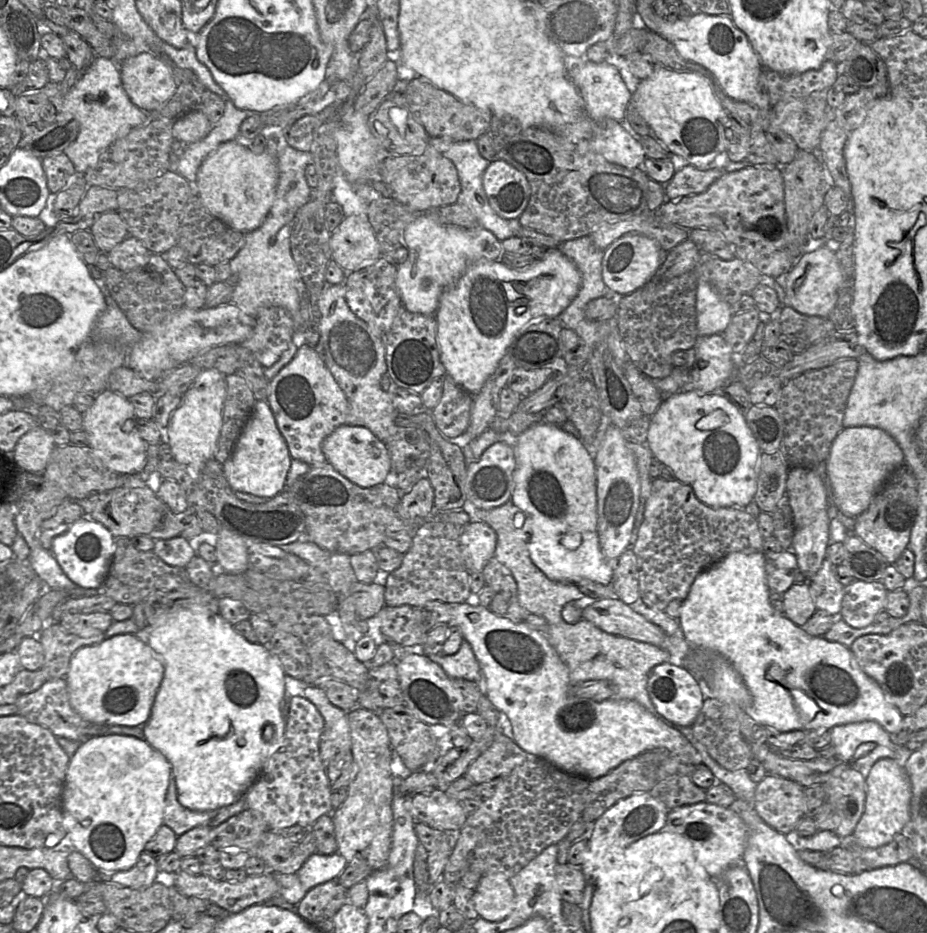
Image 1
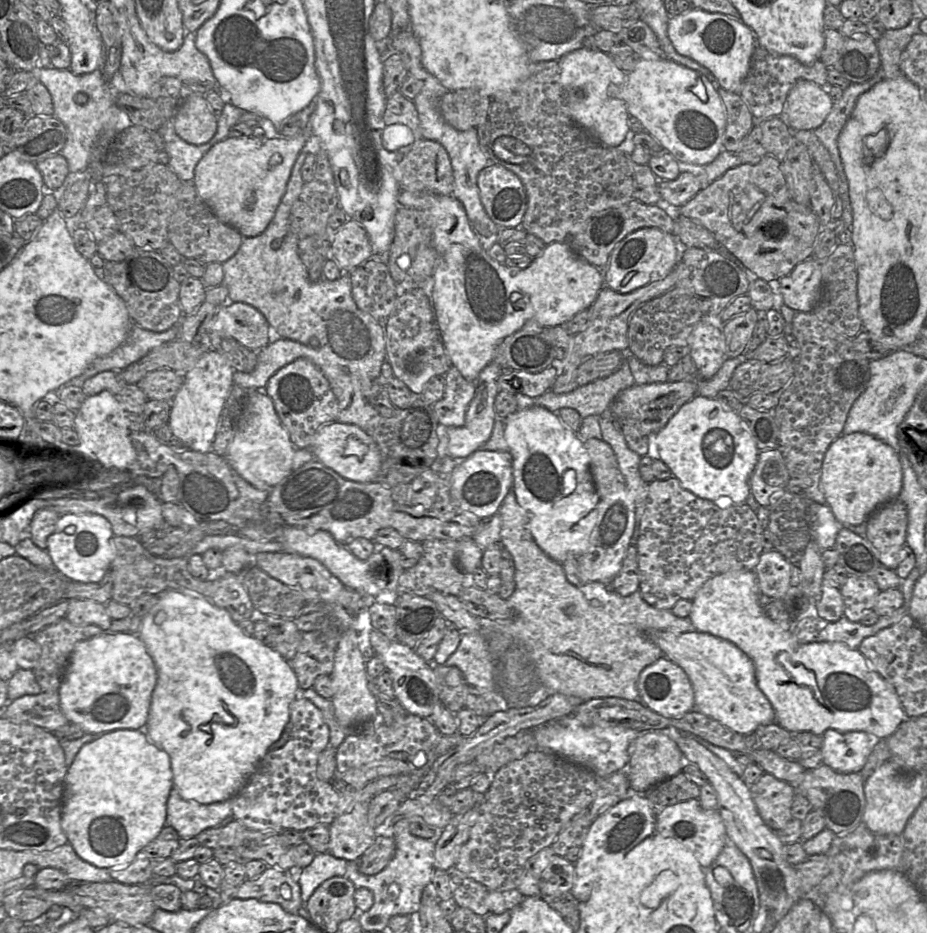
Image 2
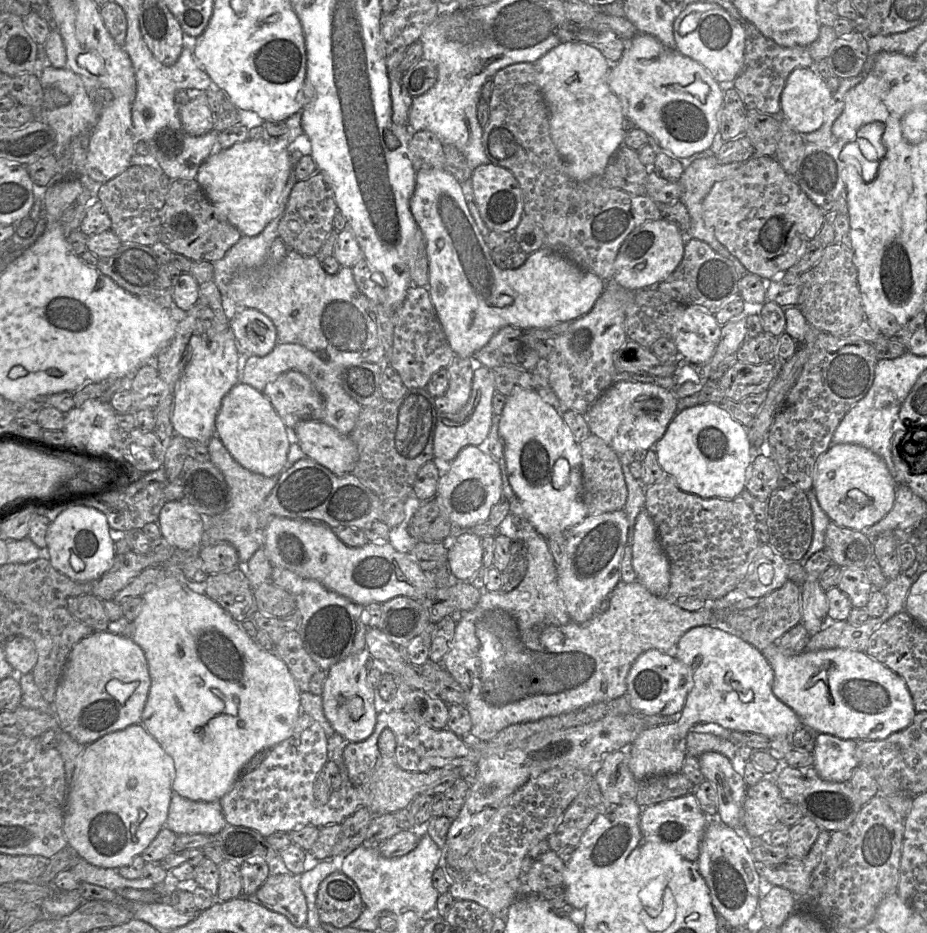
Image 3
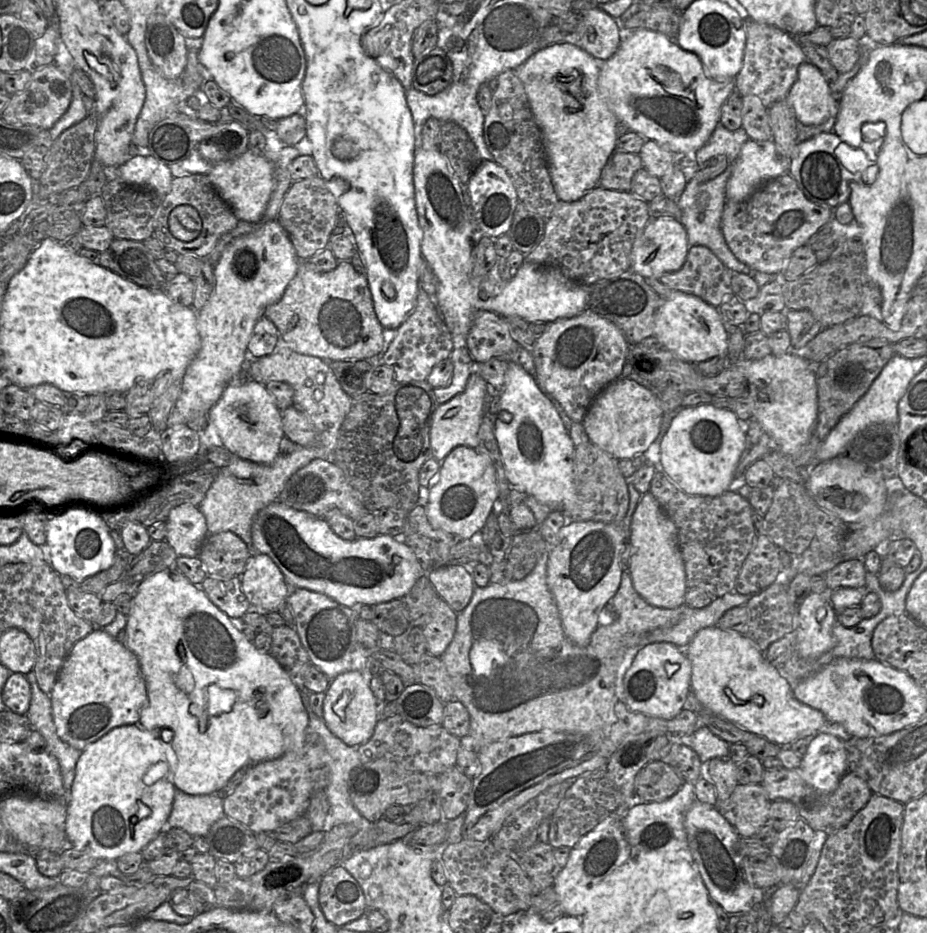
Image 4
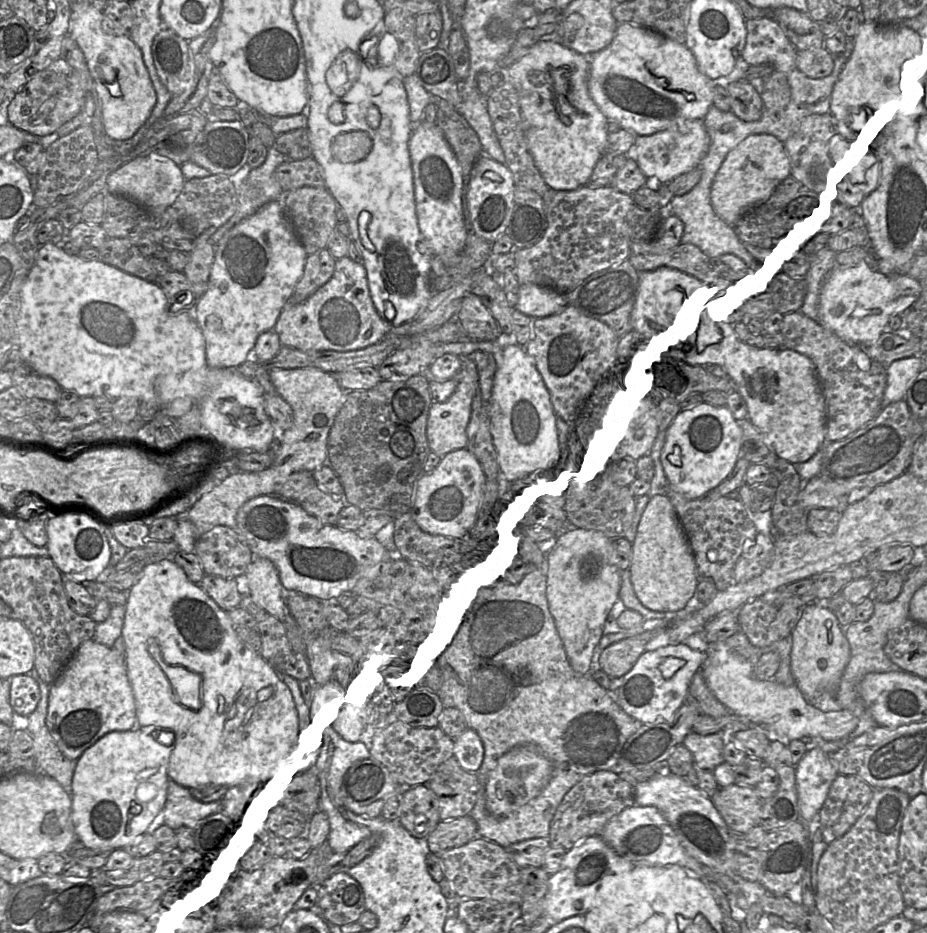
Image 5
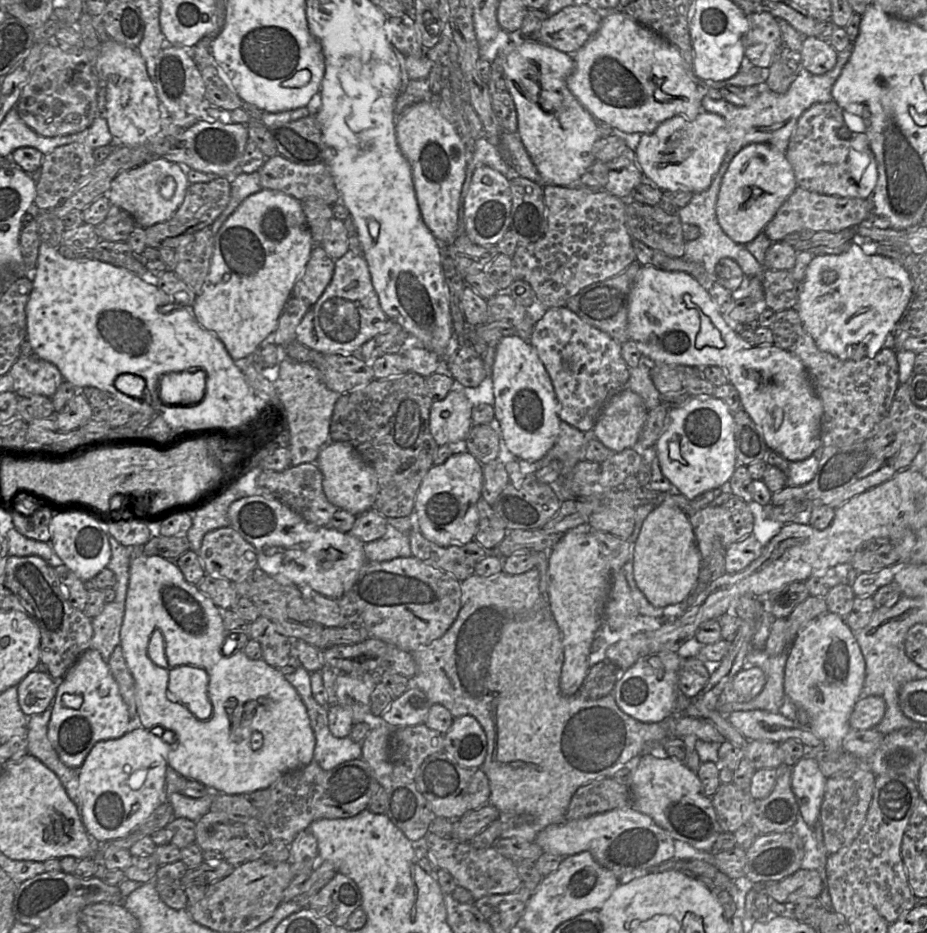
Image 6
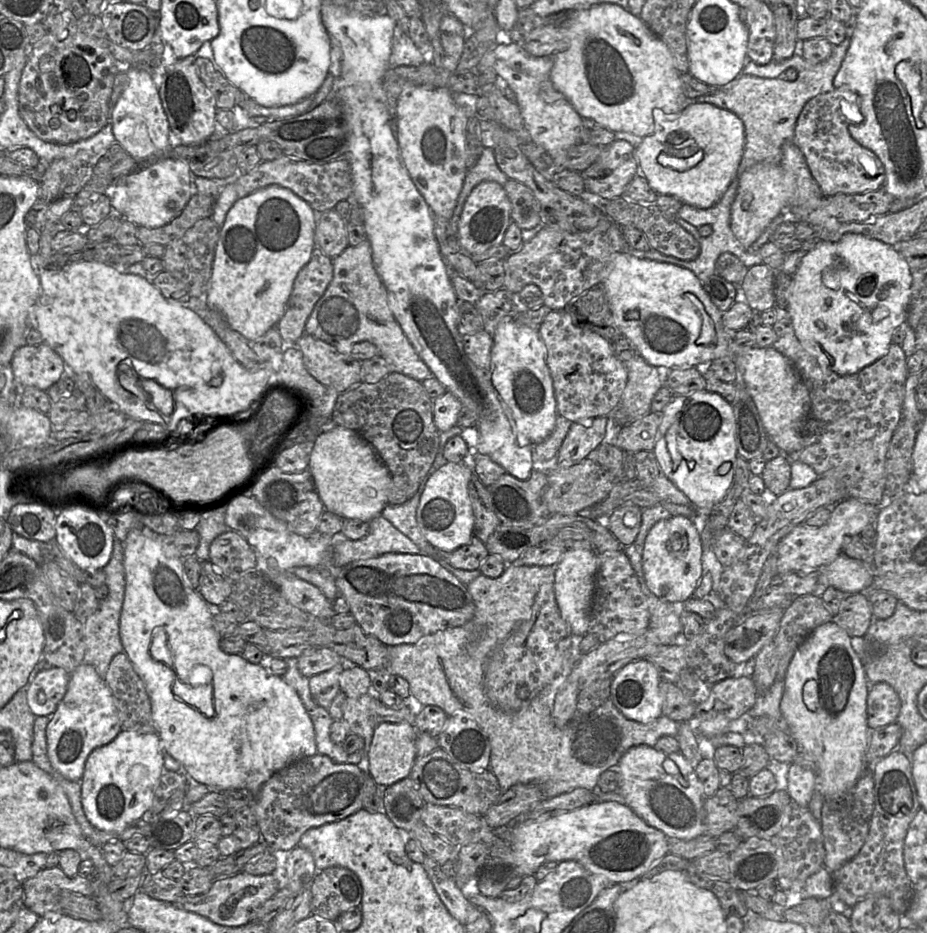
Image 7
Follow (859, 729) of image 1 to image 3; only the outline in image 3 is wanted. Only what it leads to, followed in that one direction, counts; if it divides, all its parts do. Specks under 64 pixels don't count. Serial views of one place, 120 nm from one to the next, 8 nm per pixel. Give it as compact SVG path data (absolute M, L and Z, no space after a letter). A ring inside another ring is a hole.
M826 733L815 734L813 767L824 780L848 782L858 767L856 745L855 740L841 739Z

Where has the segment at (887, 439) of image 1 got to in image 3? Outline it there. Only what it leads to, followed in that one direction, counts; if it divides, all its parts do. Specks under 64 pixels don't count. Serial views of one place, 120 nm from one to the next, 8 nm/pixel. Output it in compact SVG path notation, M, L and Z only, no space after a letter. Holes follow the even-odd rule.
M858 444L831 445L818 459L813 491L822 510L839 527L861 531L880 521L893 507L895 480L883 460Z

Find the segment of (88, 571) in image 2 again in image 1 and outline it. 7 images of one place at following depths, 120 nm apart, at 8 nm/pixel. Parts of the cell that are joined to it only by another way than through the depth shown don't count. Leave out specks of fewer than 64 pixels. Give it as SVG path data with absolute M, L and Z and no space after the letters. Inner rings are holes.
M82 517L75 521L63 534L52 540L51 553L55 557L65 575L77 586L85 589L101 589L108 574L108 569L115 552L115 538L110 531L101 523L89 518Z

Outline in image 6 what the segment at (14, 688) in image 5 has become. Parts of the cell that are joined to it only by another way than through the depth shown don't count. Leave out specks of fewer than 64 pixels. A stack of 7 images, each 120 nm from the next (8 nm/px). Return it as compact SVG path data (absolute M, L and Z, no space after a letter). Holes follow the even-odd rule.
M29 672L17 685L18 702L28 716L44 712L53 701L61 679L54 679L49 673Z

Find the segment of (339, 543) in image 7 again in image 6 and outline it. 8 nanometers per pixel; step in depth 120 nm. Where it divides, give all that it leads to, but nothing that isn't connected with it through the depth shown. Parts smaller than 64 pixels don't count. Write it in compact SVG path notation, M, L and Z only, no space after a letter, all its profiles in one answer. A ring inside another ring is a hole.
M388 523L383 537L364 544L364 553L368 562L385 562L412 556L408 535Z

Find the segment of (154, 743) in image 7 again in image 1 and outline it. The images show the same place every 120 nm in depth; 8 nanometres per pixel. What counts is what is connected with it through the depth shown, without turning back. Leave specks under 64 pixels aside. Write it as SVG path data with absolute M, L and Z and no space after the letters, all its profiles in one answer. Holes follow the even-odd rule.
M101 735L81 742L70 758L62 790L63 827L72 849L87 858L98 872L129 870L136 864L147 842L163 825L170 772L171 763L145 738Z

